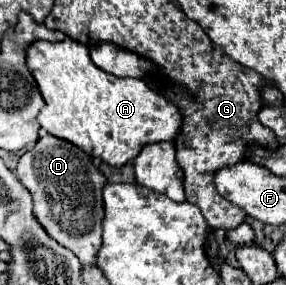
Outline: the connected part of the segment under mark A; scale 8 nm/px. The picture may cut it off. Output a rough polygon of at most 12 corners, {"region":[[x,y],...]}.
{"region":[[71,38],[27,64],[41,128],[113,168],[173,140],[173,102]]}

